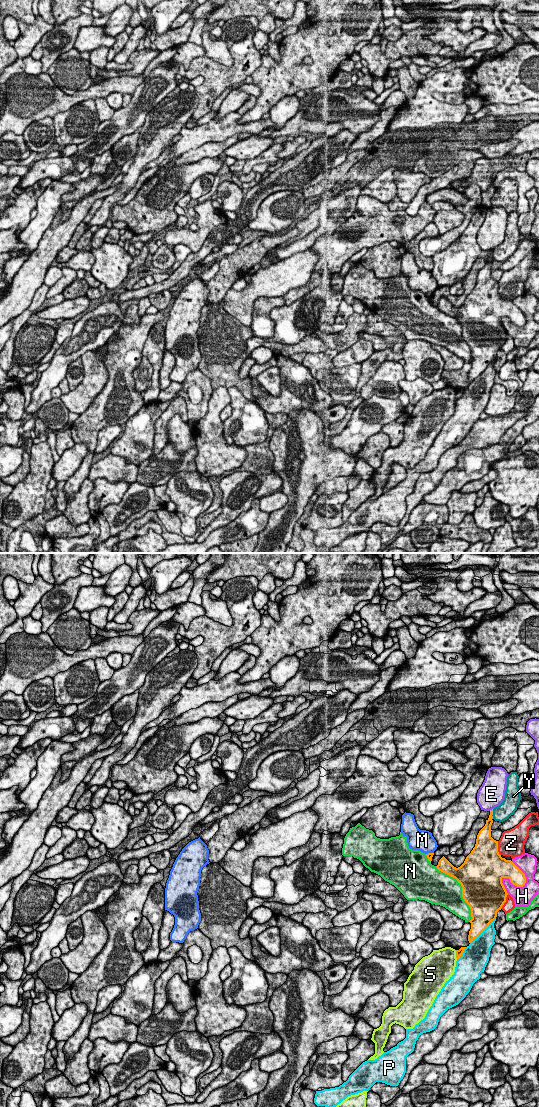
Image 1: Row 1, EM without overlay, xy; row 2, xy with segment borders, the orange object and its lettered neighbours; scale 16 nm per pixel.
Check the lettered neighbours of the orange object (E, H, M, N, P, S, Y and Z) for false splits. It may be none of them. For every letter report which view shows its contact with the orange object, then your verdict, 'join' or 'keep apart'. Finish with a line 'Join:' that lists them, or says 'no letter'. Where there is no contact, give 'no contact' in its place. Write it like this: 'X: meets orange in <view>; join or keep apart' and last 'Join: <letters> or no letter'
E: meets orange in xy; keep apart
H: meets orange in xy; keep apart
M: meets orange in xy; keep apart
N: meets orange in xy; keep apart
P: meets orange in xy; keep apart
S: meets orange in xy; keep apart
Y: meets orange in xy; keep apart
Z: meets orange in xy; keep apart
Join: no letter

